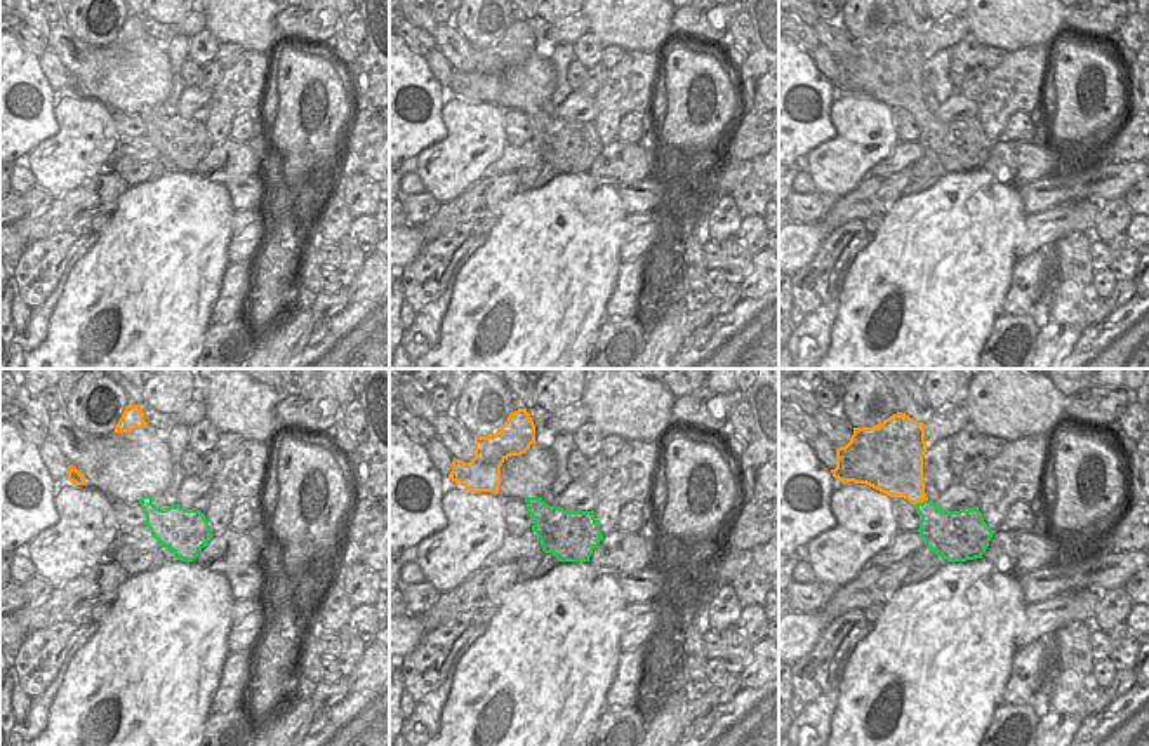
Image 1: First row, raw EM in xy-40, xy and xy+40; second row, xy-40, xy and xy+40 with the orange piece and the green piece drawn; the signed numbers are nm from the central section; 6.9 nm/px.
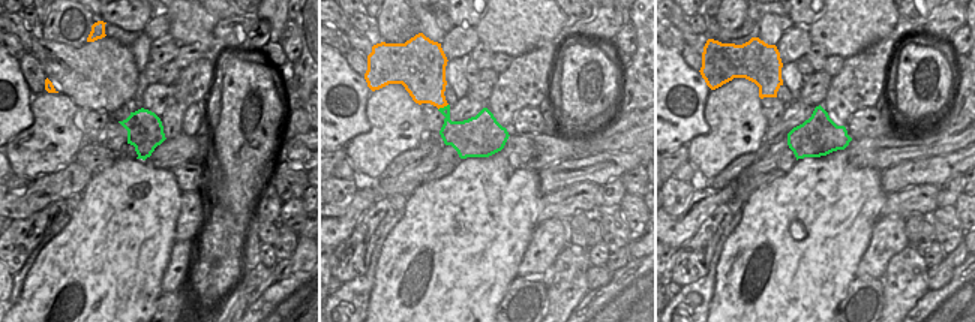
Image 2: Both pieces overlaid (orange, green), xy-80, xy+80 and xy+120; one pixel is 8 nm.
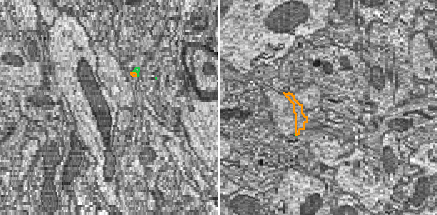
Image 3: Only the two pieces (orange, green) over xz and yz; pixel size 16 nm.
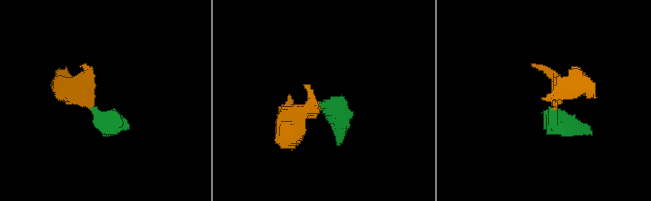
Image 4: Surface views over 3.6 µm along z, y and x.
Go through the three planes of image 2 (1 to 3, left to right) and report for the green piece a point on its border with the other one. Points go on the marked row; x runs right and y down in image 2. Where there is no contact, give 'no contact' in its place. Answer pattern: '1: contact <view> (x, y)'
1: no contact
2: contact xy+80 (443, 107)
3: no contact

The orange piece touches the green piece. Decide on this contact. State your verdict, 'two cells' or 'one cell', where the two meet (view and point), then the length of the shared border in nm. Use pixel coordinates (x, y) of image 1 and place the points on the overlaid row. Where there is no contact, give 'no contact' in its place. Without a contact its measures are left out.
two cells; meets orange in xy+40 at (920, 501); contact 110 nm long

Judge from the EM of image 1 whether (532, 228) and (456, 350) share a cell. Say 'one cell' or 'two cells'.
one cell

